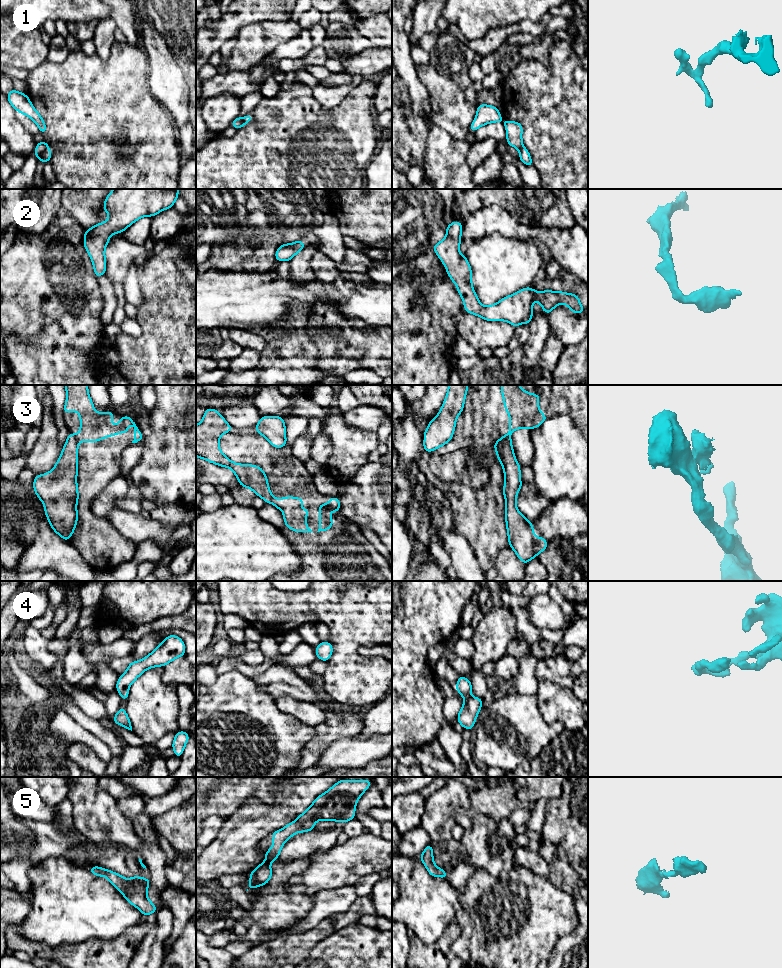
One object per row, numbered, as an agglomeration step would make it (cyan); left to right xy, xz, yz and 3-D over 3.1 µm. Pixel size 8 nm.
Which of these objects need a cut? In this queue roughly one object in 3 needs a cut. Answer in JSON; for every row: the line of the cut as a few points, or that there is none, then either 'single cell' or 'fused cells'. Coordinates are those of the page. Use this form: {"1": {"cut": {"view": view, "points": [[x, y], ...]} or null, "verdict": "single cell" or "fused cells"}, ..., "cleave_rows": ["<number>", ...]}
{"1": {"cut": null, "verdict": "single cell"}, "2": {"cut": null, "verdict": "single cell"}, "3": {"cut": {"view": "xy", "points": [[73, 434], [77, 445]]}, "verdict": "fused cells"}, "4": {"cut": null, "verdict": "single cell"}, "5": {"cut": null, "verdict": "single cell"}, "cleave_rows": ["3"]}

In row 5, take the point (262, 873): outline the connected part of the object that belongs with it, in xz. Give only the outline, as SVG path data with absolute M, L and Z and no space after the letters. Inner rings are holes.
M342 779L328 791L319 795L311 806L294 822L274 831L273 845L265 852L266 859L250 873L249 889L266 885L272 877L270 863L279 858L284 843L299 832L314 830L319 820L348 822L355 819L355 807L361 795L370 787L371 780L348 781Z

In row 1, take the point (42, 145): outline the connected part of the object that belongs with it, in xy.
M45 141L38 142L34 154L37 156L38 160L44 163L49 162L52 156L49 145Z

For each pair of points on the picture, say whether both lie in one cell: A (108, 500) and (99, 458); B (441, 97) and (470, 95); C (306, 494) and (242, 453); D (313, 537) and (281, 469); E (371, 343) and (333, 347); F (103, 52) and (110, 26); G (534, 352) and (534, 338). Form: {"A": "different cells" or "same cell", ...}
{"A": "different cells", "B": "different cells", "C": "same cell", "D": "same cell", "E": "same cell", "F": "same cell", "G": "same cell"}

